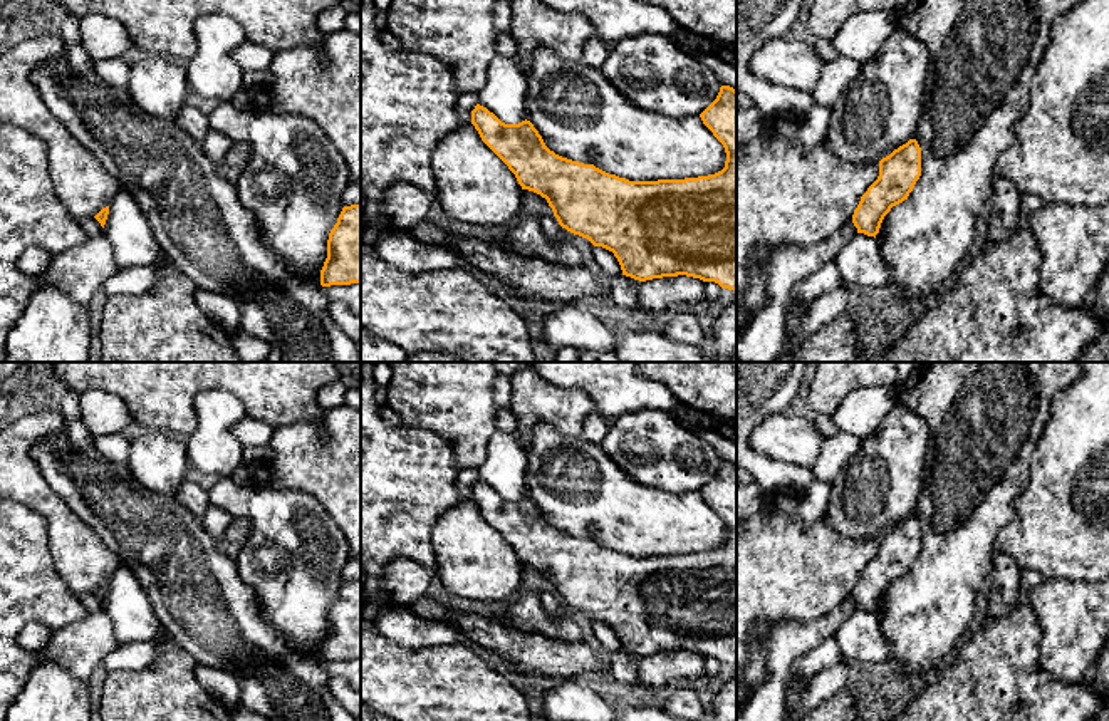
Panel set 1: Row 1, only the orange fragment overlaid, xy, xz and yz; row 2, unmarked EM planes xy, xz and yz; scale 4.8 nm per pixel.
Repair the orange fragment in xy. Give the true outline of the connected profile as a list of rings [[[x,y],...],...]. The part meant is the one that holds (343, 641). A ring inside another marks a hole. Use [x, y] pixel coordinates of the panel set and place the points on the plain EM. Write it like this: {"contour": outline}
{"contour": [[[361,580],[344,582],[329,609],[320,661],[361,659]]]}

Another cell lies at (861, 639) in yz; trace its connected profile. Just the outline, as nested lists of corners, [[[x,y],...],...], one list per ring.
[[[856,609],[837,629],[837,644],[842,659],[856,664],[876,664],[886,661],[891,644],[883,634],[874,612]]]

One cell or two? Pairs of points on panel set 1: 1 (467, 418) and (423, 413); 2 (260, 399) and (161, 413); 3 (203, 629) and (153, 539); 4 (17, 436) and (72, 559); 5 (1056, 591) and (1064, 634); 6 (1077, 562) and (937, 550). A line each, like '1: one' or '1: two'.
1: one
2: one
3: one
4: one
5: one
6: two

